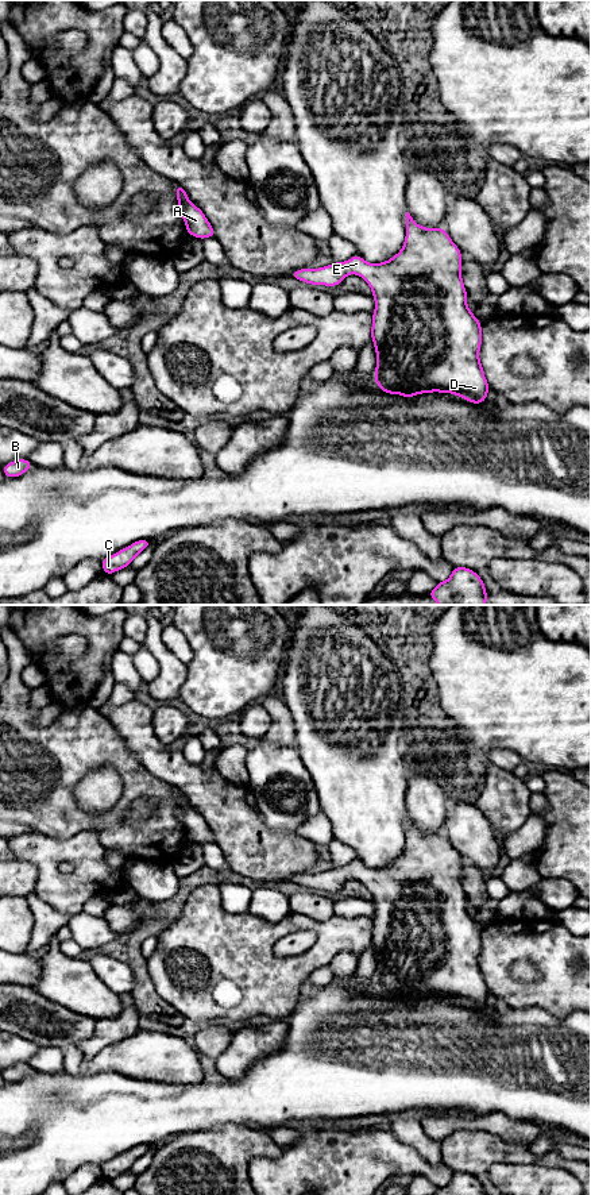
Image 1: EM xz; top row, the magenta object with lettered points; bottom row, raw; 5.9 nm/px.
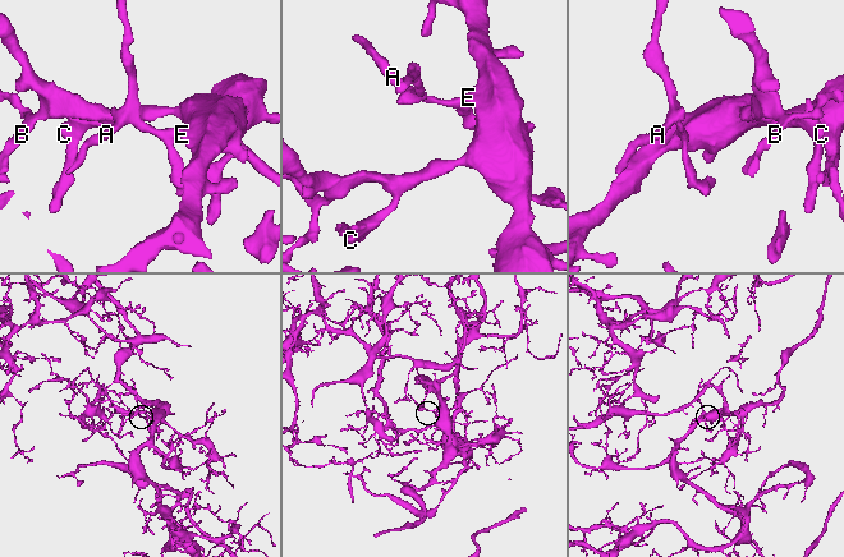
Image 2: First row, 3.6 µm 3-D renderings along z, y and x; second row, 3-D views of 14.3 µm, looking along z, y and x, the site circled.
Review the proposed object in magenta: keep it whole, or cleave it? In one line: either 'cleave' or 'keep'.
keep

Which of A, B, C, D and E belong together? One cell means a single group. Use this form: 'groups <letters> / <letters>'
groups A B C D E

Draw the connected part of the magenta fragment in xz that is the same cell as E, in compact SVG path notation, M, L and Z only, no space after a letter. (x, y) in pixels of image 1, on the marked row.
M406 212L403 246L391 259L368 263L355 254L345 262L320 269L301 269L290 275L310 285L337 286L348 274L360 275L375 300L371 339L375 346L374 381L387 394L412 398L422 393L451 393L471 404L482 404L490 392L479 359L482 323L467 307L459 247L441 228L425 228Z

